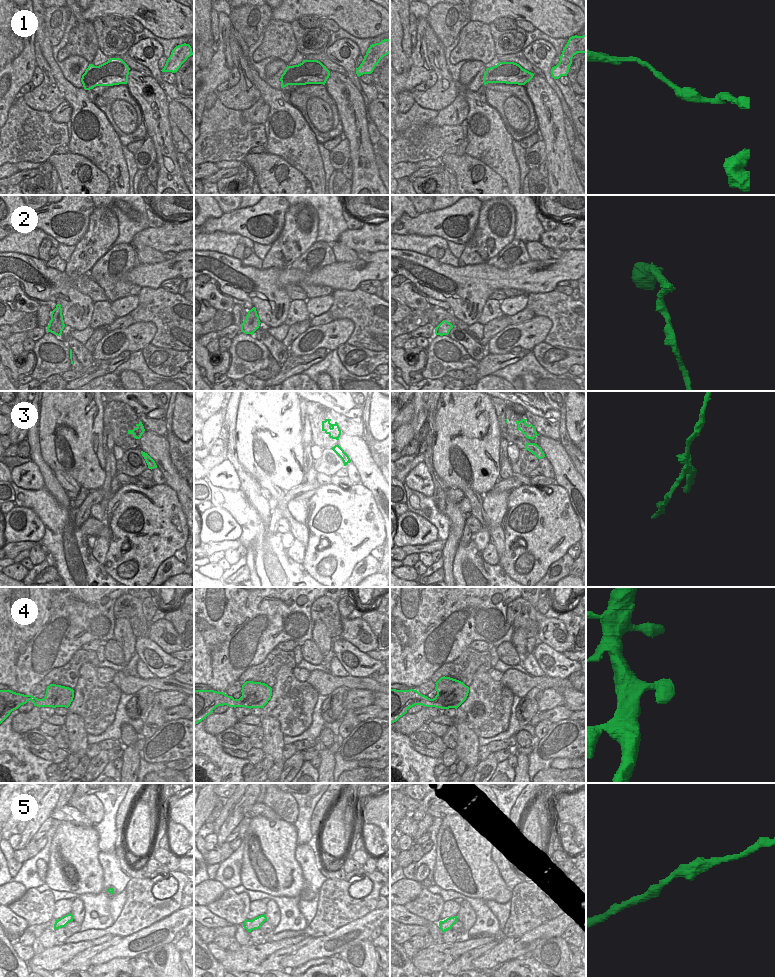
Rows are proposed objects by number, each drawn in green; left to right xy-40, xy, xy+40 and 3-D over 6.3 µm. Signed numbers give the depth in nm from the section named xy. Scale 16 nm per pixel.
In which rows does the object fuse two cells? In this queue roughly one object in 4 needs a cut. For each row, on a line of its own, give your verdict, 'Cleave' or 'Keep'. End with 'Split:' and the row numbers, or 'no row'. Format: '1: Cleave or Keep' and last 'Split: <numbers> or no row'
1: Cleave
2: Cleave
3: Cleave
4: Keep
5: Keep
Split: 1, 2, 3.

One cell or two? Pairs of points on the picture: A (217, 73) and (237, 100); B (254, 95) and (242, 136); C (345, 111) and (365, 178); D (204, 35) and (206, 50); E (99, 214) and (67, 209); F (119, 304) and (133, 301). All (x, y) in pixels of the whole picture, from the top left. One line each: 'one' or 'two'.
A: two
B: two
C: one
D: one
E: two
F: one

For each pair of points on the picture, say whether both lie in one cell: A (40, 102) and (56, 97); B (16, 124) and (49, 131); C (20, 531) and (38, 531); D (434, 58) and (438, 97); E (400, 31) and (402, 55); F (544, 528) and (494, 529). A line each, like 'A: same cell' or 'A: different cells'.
A: same cell
B: same cell
C: same cell
D: same cell
E: same cell
F: different cells

